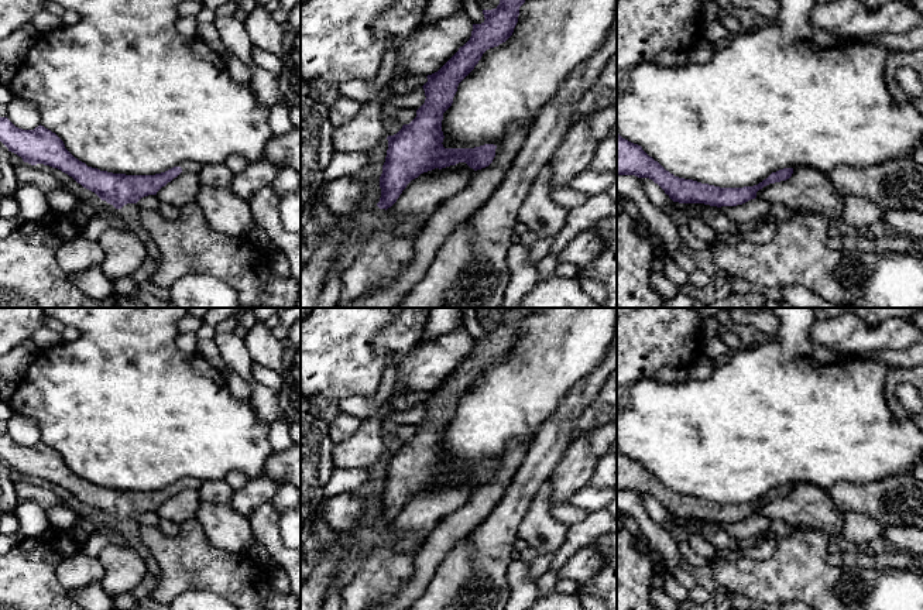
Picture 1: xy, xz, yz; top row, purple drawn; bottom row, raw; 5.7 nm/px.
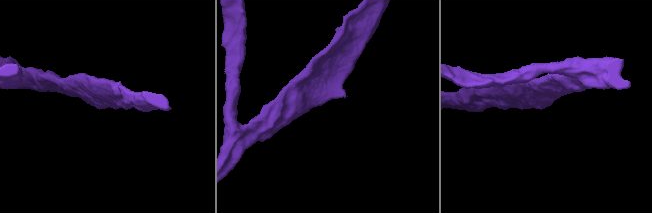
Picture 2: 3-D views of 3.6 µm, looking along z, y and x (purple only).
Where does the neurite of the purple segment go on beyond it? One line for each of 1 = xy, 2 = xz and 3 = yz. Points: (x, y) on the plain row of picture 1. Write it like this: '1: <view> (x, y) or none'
1: xy (188, 482)
2: none
3: none

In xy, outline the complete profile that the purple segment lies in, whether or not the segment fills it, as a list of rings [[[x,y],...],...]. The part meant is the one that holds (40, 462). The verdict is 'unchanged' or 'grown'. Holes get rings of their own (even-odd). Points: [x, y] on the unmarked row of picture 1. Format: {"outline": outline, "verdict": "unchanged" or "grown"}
{"outline": [[[0,433],[0,458],[8,467],[21,473],[24,479],[31,482],[44,480],[61,486],[116,525],[121,525],[127,520],[137,520],[144,513],[157,511],[162,503],[179,490],[199,490],[202,484],[198,479],[185,477],[155,491],[126,491],[100,487],[75,474],[65,465],[64,458],[44,442],[23,446],[16,443],[7,433]]], "verdict": "grown"}

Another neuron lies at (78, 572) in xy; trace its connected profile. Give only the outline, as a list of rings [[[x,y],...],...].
[[[79,551],[58,566],[56,576],[68,594],[72,594],[76,590],[82,592],[90,585],[102,582],[104,569],[99,558],[92,558]]]

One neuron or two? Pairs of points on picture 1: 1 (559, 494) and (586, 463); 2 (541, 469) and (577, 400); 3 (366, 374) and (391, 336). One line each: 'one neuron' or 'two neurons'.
1: one neuron
2: one neuron
3: two neurons

